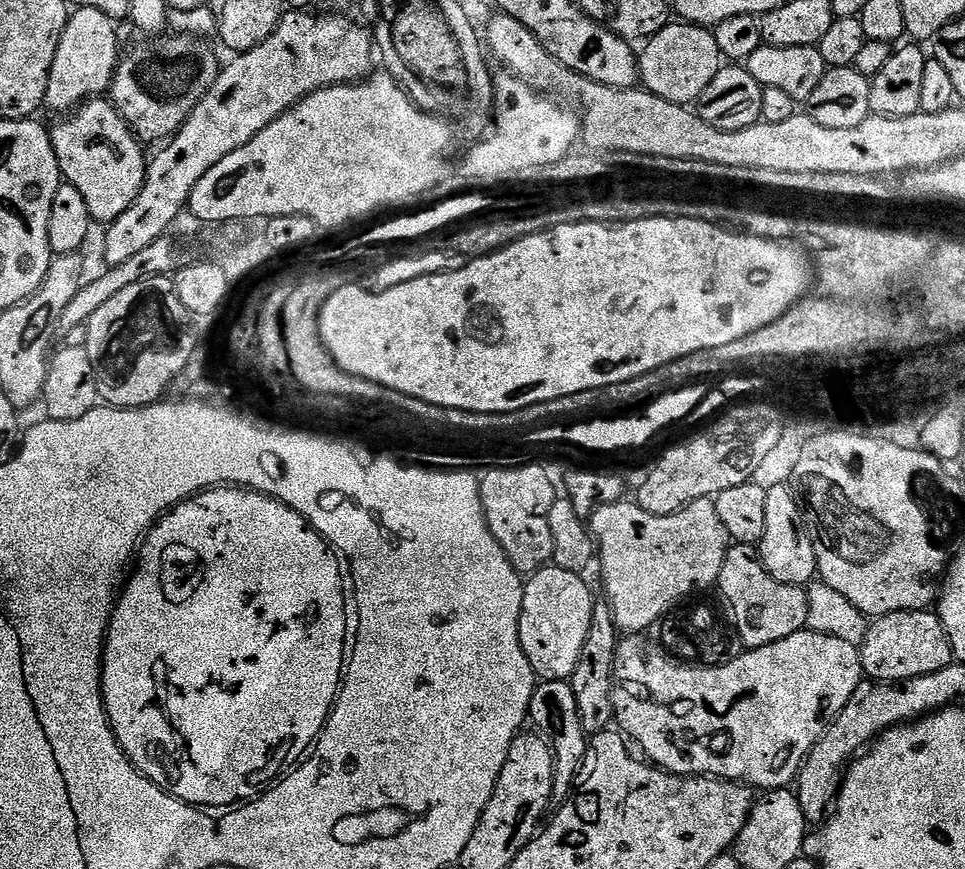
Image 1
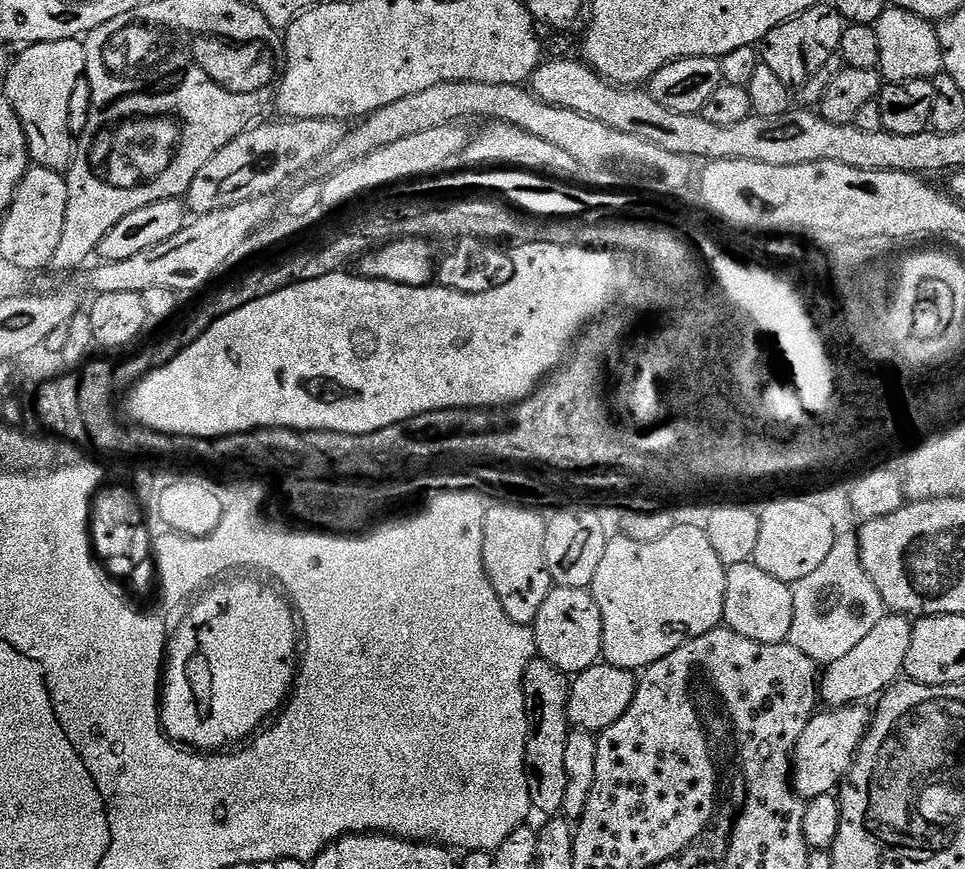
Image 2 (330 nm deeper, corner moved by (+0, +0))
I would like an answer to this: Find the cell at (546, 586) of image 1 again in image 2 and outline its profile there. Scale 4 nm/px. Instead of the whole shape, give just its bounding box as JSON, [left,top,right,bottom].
[531,587,604,674]

